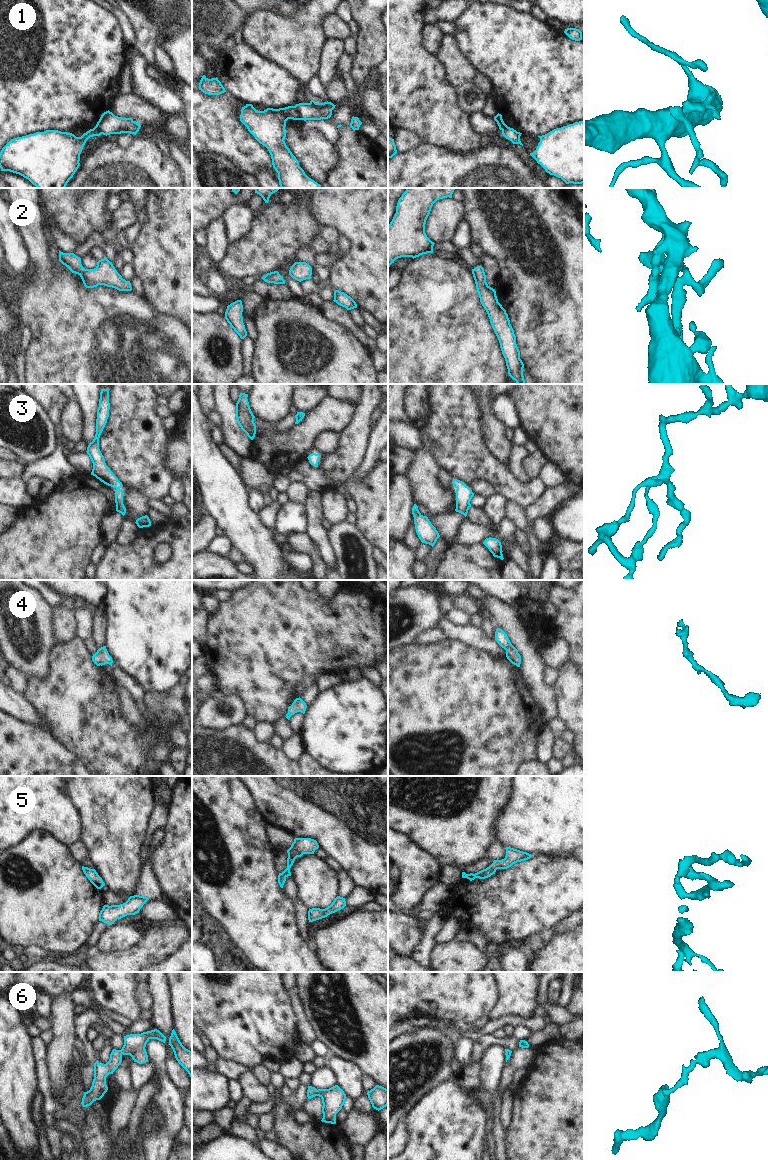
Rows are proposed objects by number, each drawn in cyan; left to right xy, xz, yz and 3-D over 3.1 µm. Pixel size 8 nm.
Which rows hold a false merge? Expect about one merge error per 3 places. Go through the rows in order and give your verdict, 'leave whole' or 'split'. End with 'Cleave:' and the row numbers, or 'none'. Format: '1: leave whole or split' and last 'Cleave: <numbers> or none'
1: split
2: leave whole
3: leave whole
4: leave whole
5: leave whole
6: leave whole
Cleave: 1

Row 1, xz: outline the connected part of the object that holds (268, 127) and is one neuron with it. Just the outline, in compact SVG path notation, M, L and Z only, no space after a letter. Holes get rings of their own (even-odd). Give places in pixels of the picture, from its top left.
M246 104L240 115L248 131L268 149L281 188L322 188L305 174L284 141L288 119L299 120L294 106L258 111L252 104Z

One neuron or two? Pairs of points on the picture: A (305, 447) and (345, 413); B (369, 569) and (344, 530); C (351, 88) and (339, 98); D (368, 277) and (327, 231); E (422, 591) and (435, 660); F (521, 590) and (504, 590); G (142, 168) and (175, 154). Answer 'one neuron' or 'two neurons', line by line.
A: one neuron
B: one neuron
C: two neurons
D: two neurons
E: two neurons
F: one neuron
G: two neurons

